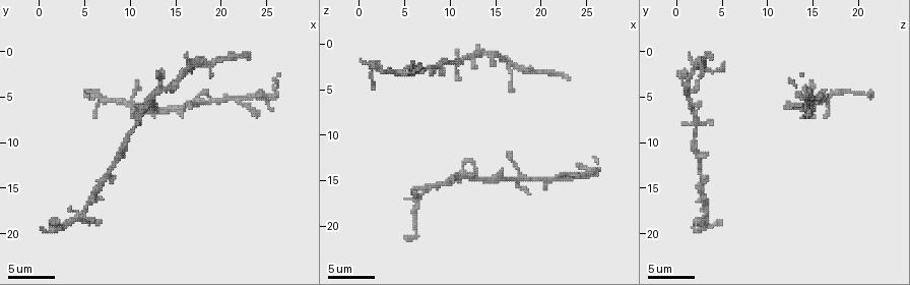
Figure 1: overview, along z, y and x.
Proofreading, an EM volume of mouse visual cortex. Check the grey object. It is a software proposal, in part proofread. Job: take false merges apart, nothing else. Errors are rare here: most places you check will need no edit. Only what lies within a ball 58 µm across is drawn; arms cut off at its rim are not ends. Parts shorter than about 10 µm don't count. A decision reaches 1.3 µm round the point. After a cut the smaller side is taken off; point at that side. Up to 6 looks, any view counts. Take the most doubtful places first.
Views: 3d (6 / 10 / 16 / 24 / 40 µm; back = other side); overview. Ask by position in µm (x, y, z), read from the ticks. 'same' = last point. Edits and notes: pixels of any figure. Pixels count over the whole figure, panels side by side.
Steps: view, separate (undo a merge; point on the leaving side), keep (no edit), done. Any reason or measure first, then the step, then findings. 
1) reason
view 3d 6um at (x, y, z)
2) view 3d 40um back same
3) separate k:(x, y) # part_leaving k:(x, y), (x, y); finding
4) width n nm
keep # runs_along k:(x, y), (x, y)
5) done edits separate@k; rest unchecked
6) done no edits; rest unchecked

four or more arms meet
view 3d 10um at (18.2, 5.4, 14.6)

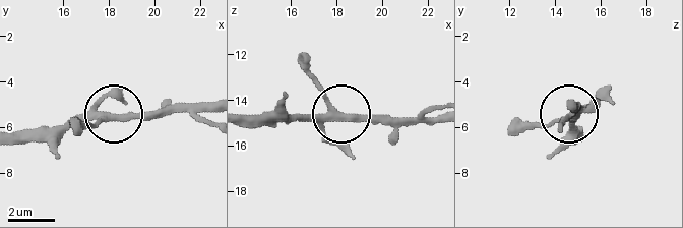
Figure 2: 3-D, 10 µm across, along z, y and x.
arms 4
keep # all the same cell

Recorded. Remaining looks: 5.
thick turns thin
view 3d 16um at (7.2, 14.4, 2.6)

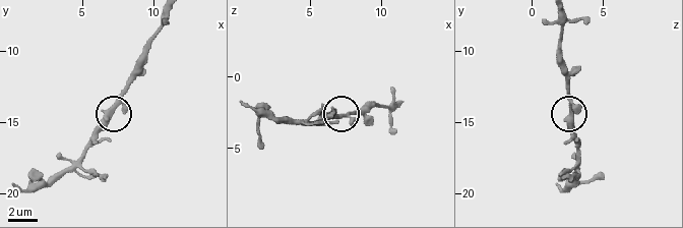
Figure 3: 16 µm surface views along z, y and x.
view 3d 6um at (7.2, 14.2, 2.6)

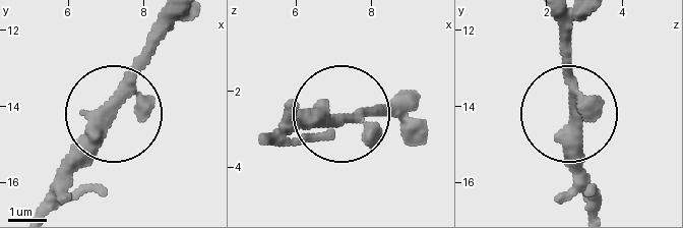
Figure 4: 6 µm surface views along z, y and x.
keep # runs_along 4:(410, 101), (364, 117), (290, 117); one cell here

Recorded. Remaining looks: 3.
four arms meet
view 3d 6um at (16.4, 1.6, 1.8)

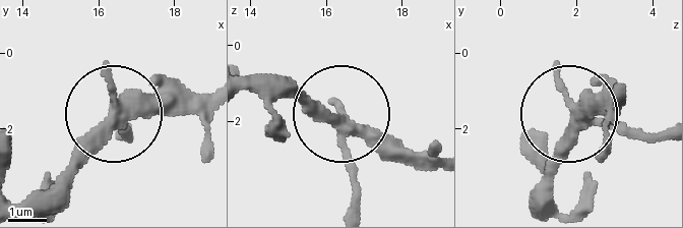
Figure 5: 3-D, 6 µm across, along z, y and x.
arms 4
keep # runs_along 5:(647, 135), (576, 119), (612, 116); continuous, no second cell

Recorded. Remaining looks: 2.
done no edits; rest unchecked

